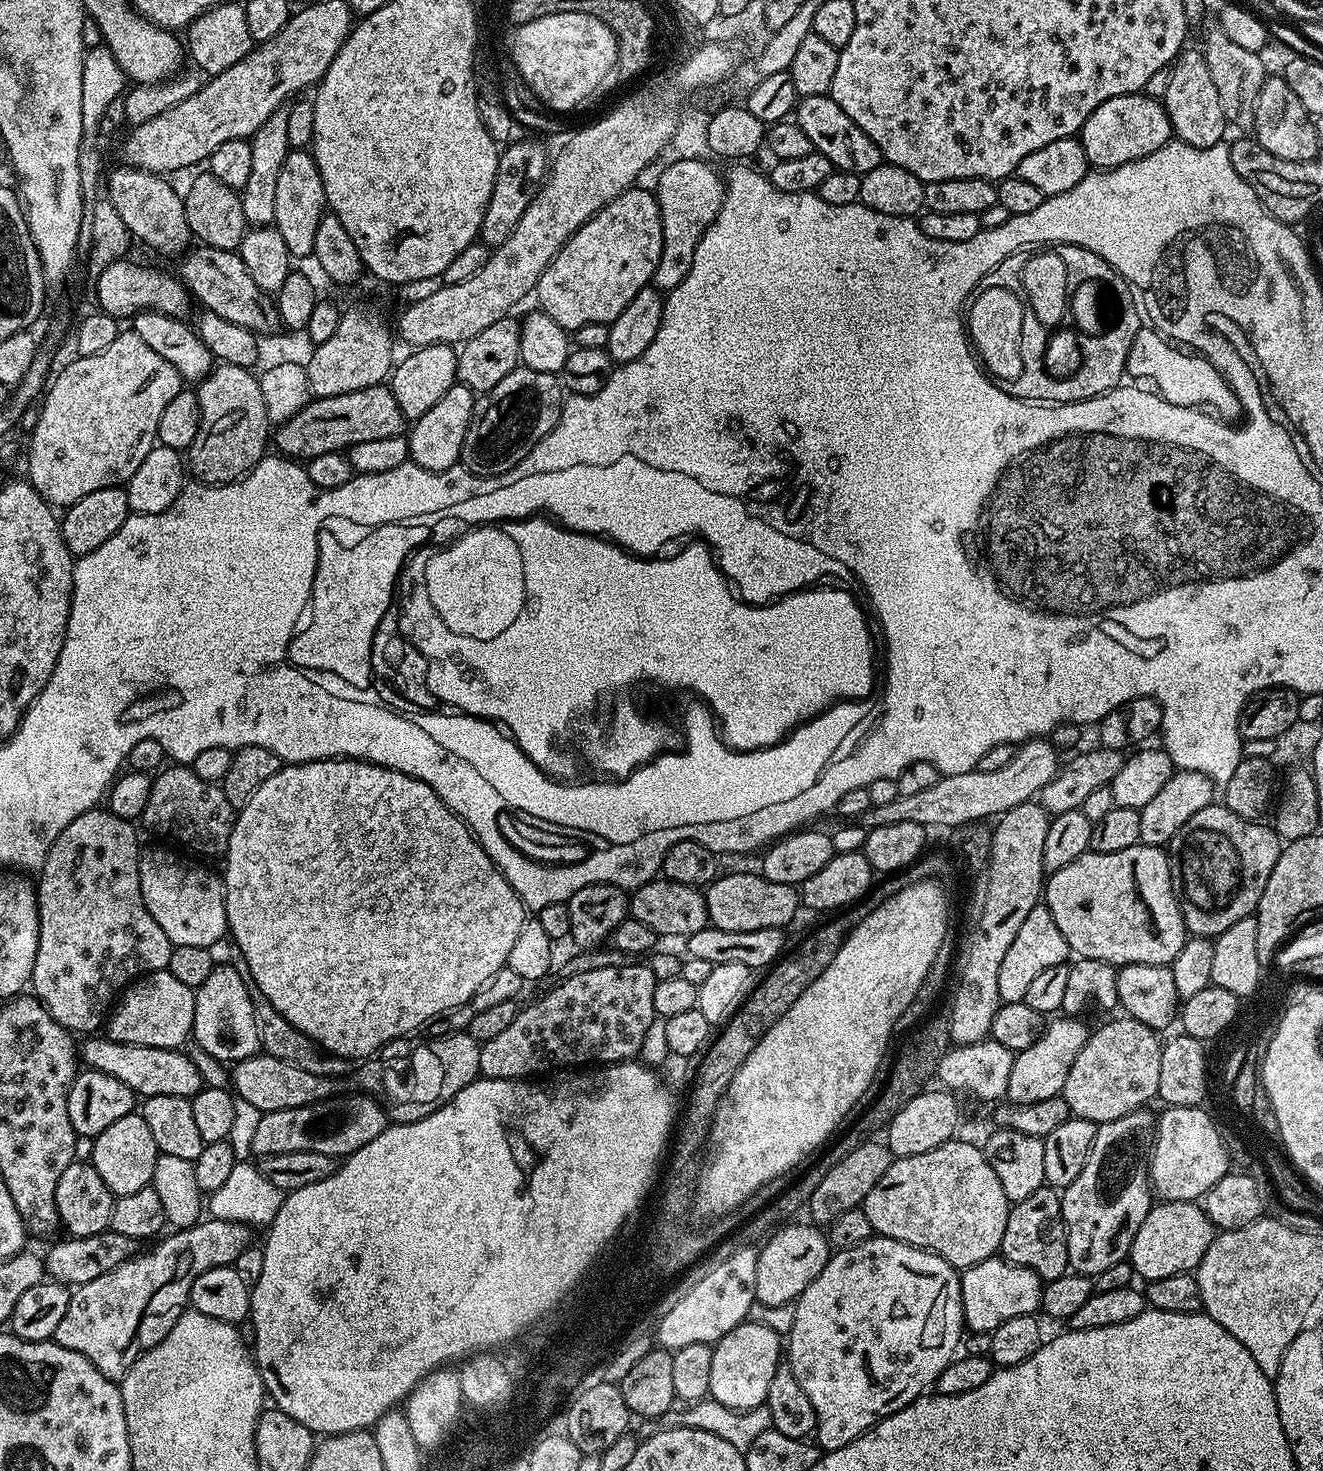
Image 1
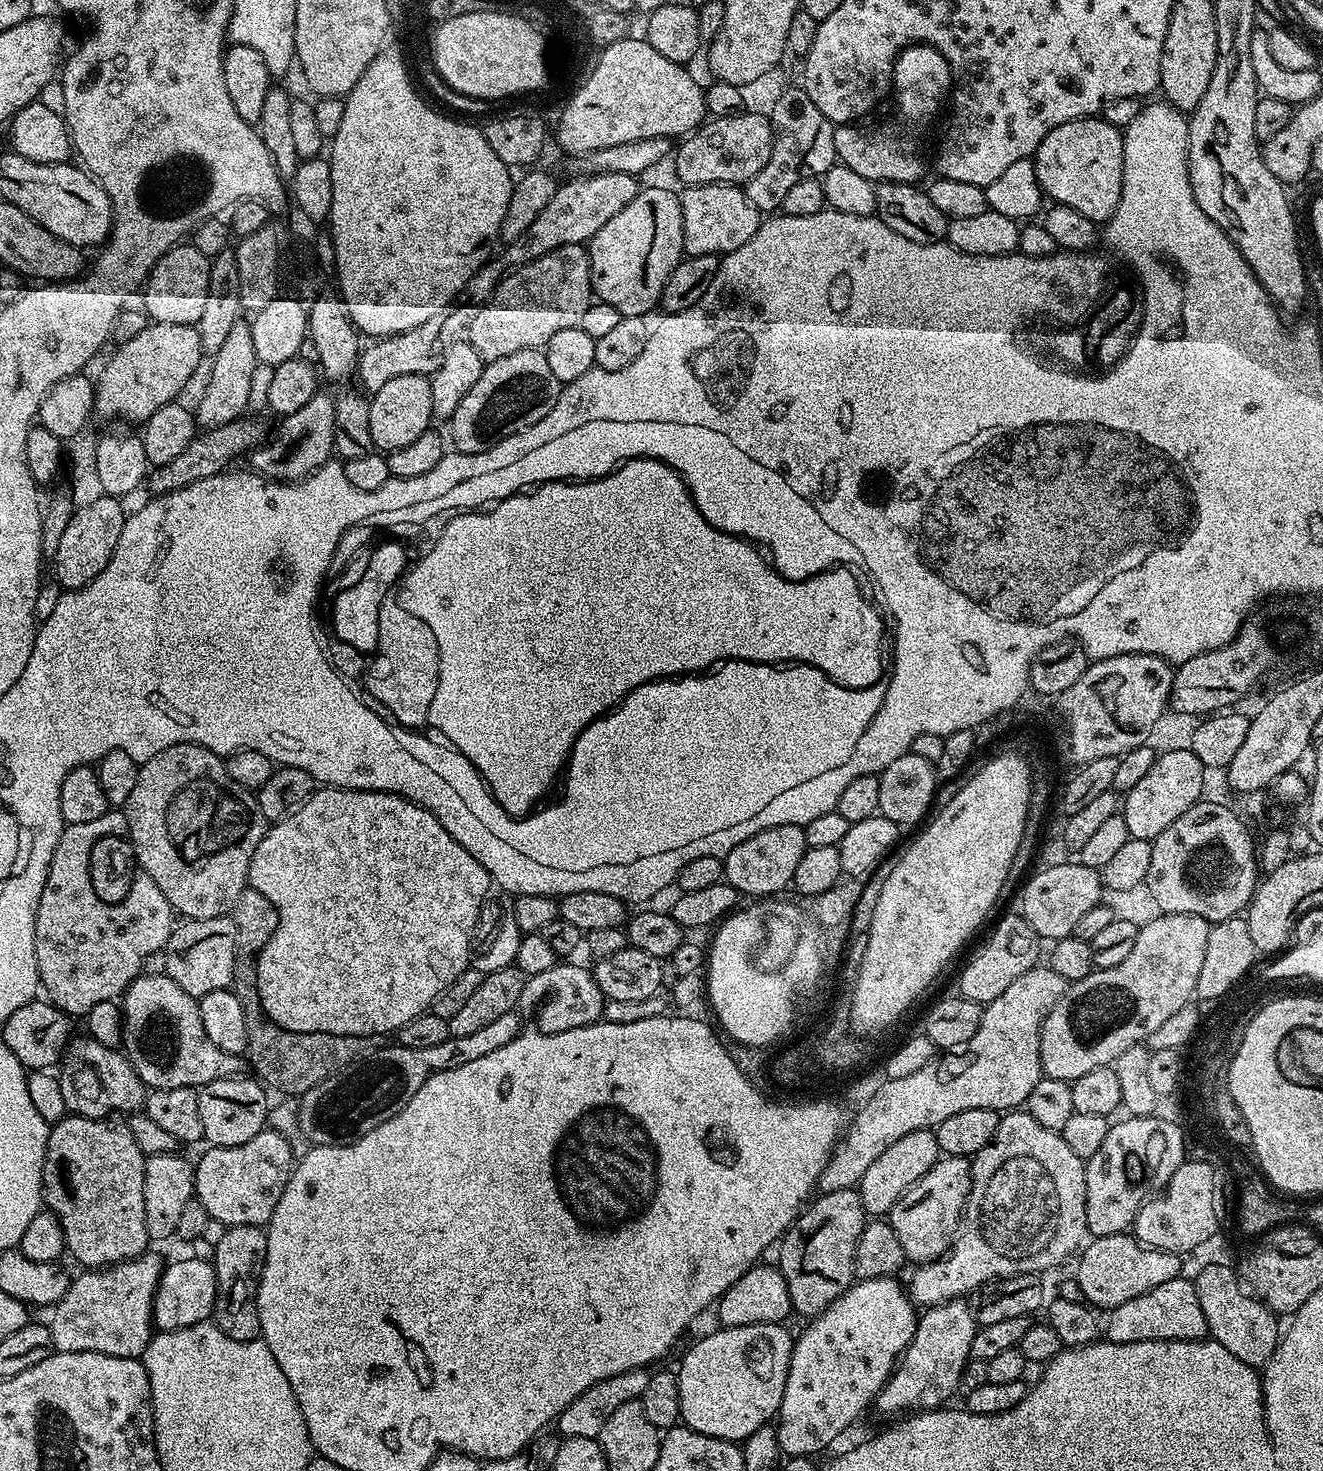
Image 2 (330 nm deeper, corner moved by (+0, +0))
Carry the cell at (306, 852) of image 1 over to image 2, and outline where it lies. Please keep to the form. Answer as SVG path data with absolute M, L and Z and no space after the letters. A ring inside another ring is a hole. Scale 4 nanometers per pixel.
M327 786L317 790L301 808L294 810L285 820L277 820L269 827L268 833L262 838L262 842L258 842L258 850L254 850L254 858L250 862L250 870L248 871L248 883L254 890L258 890L258 894L263 894L269 902L274 902L274 910L278 910L278 926L272 937L266 942L266 946L256 957L256 977L258 978L256 989L260 995L260 1005L264 1008L264 1013L275 1024L285 1028L287 1032L325 1032L335 1036L366 1036L369 1038L375 1037L375 1032L395 1033L397 1028L400 1028L406 1022L410 1022L410 1018L429 1011L434 998L438 998L438 994L442 994L442 990L446 990L446 986L450 986L450 982L454 982L454 978L458 978L458 974L462 974L469 968L470 957L474 952L472 935L476 932L476 923L480 920L480 911L484 908L484 899L487 898L488 891L493 891L494 888L492 879L486 874L484 867L461 844L454 842L454 838L450 838L450 834L444 829L442 822L438 822L438 818L434 818L434 814L430 814L422 806L410 802L405 796L395 796L392 792L359 792L353 788L329 788Z

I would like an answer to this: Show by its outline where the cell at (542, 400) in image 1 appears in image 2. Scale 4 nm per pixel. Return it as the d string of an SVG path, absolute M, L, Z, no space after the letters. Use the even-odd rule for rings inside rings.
M531 348L530 350L518 350L518 354L506 354L506 358L487 361L482 370L482 378L478 378L478 382L474 382L473 388L466 393L466 398L462 398L462 402L458 402L458 410L454 410L454 414L450 417L450 424L452 424L452 440L450 436L451 447L458 452L478 454L479 452L490 450L490 446L502 442L502 438L510 438L510 434L526 430L530 426L534 426L534 422L542 422L542 418L546 418L546 414L550 414L550 410L554 410L554 402L558 402L561 387L560 380L554 378L554 373L550 371L550 362L546 362L543 351L535 348Z

